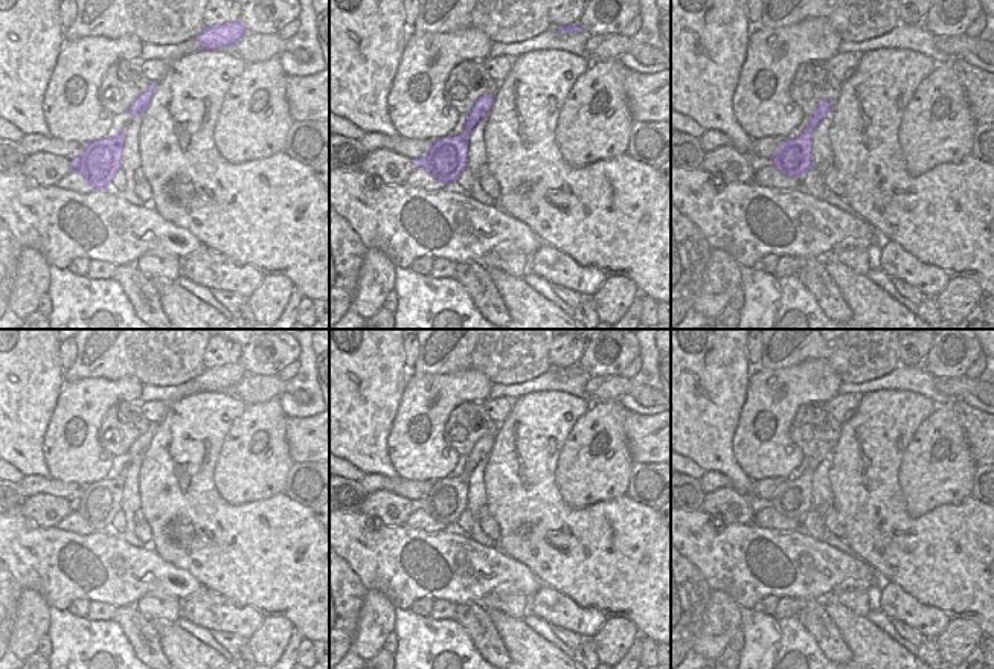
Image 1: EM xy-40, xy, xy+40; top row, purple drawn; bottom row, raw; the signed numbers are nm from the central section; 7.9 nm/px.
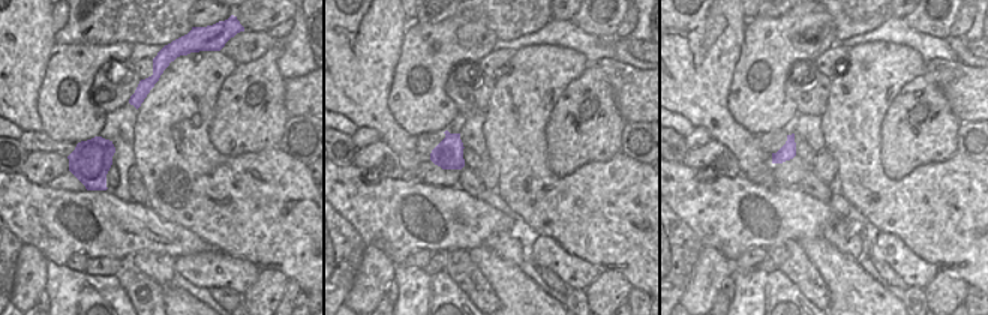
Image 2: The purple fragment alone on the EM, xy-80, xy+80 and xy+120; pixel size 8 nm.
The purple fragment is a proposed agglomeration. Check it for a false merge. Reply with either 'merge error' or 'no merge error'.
no merge error

